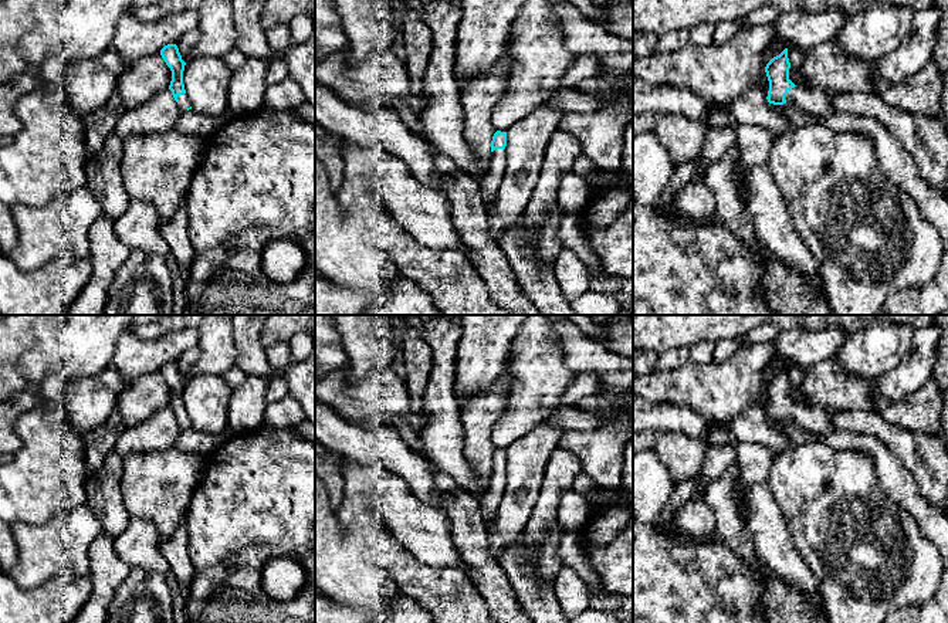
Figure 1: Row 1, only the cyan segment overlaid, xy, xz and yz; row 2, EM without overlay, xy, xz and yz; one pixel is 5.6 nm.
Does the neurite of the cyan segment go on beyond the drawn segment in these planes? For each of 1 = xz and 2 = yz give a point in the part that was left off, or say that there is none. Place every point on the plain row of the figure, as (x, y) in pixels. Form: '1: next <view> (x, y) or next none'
1: next xz (488, 504)
2: next yz (815, 419)

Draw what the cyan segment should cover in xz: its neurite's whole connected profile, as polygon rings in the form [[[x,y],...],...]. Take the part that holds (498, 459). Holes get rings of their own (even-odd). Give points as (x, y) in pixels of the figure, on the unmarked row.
[[[497,448],[491,458],[492,475],[488,484],[488,490],[480,500],[480,508],[484,522],[487,524],[500,507],[504,487],[505,487],[505,464],[507,450]]]

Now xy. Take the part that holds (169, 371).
[[[167,362],[160,368],[160,373],[165,377],[166,383],[172,389],[172,399],[169,407],[175,419],[179,421],[180,429],[192,427],[189,414],[186,413],[184,402],[183,402],[183,389],[186,380],[182,377],[179,366],[176,362]]]

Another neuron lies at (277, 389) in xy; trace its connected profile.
[[[274,377],[268,380],[267,406],[270,406],[274,402],[281,400],[287,395],[288,395],[288,389],[282,377]]]

